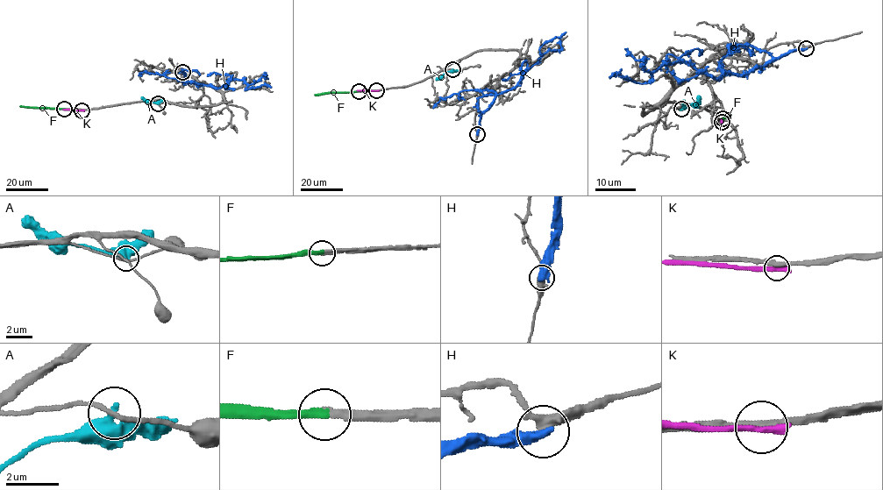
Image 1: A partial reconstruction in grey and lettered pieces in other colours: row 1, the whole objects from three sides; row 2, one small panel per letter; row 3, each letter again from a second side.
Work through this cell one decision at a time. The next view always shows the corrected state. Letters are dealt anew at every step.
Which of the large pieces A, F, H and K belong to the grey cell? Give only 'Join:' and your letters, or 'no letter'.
Join: F

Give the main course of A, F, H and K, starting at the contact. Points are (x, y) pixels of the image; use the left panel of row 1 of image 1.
A: (158, 103), (146, 102), (141, 97)
F: (64, 109), (20, 106)
H: (182, 72), (198, 86), (220, 88), (230, 80), (238, 79), (247, 85), (245, 90), (262, 85), (271, 87)
K: (81, 110), (62, 110)

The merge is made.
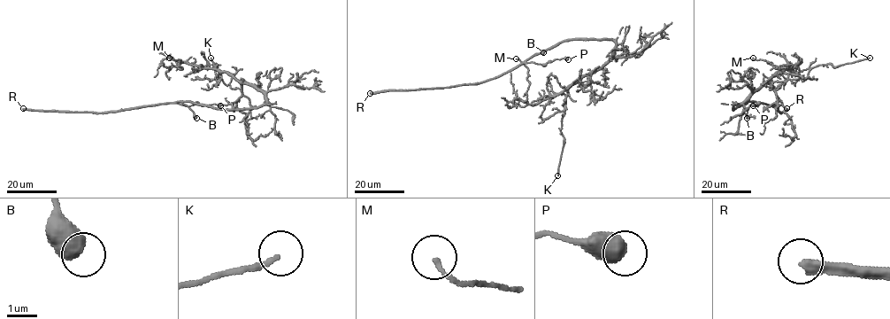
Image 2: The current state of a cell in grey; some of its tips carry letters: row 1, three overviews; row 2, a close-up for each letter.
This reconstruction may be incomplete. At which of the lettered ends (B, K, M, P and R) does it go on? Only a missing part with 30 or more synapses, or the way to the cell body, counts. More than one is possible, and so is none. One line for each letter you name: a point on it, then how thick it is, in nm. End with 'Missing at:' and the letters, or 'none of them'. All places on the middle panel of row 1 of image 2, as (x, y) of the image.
R: at (370, 93); 400 nm thick
Missing at: R

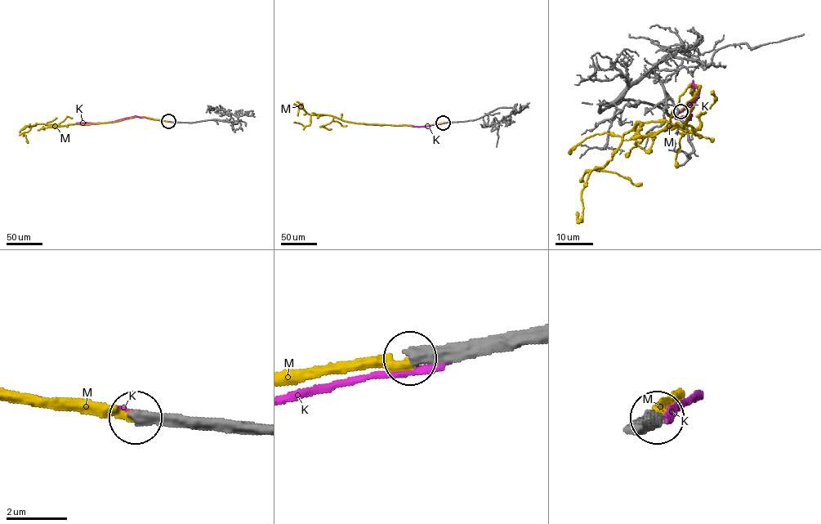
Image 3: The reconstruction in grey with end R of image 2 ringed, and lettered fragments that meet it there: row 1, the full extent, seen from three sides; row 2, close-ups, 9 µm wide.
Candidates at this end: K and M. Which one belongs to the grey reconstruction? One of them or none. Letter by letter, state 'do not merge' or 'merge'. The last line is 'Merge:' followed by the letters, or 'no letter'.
K: do not merge
M: merge
Merge: M

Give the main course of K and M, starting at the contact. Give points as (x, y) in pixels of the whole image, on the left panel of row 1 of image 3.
K: (169, 122), (134, 116), (105, 123), (76, 123)
M: (168, 122), (135, 117), (87, 124), (56, 126), (36, 123), (23, 133), (26, 141)

